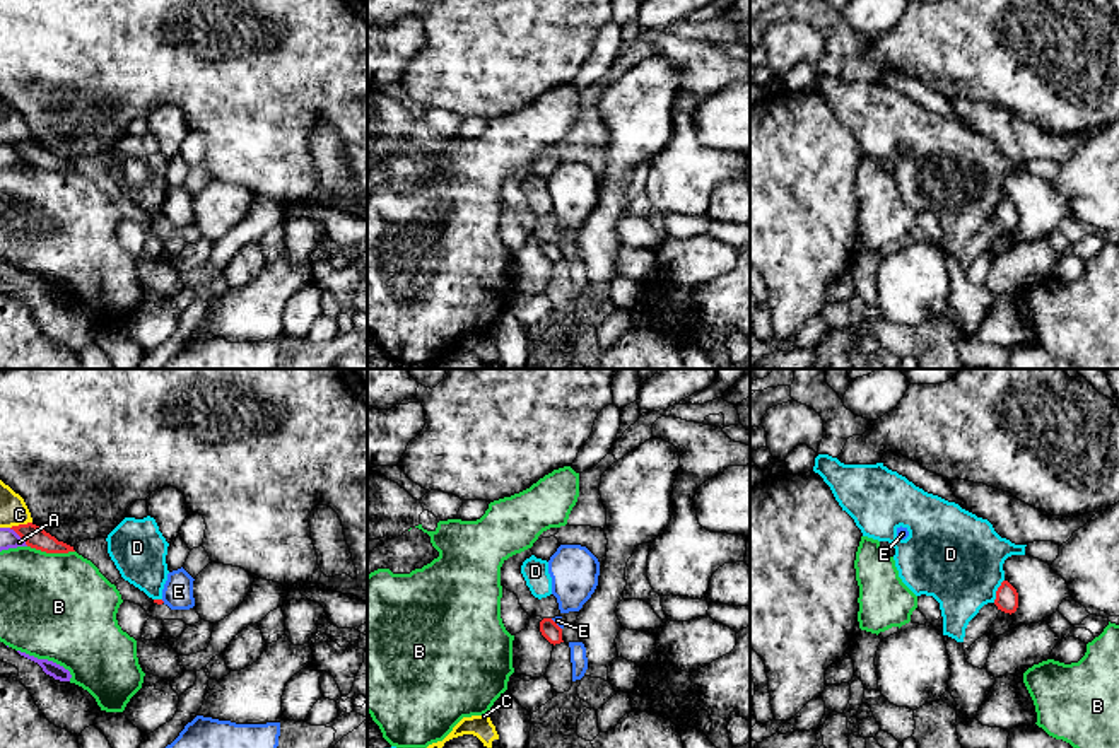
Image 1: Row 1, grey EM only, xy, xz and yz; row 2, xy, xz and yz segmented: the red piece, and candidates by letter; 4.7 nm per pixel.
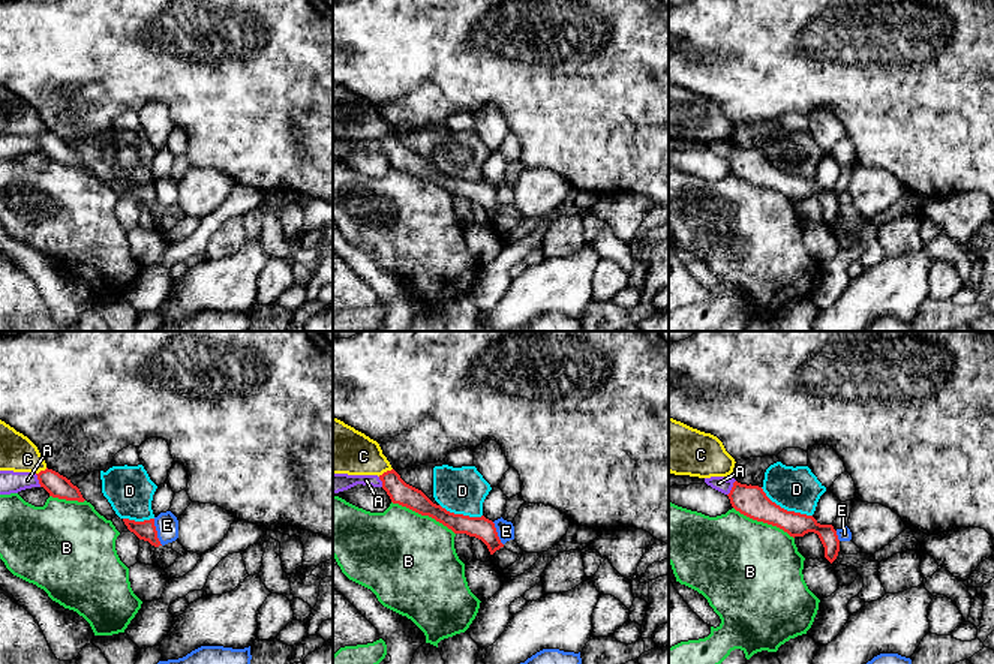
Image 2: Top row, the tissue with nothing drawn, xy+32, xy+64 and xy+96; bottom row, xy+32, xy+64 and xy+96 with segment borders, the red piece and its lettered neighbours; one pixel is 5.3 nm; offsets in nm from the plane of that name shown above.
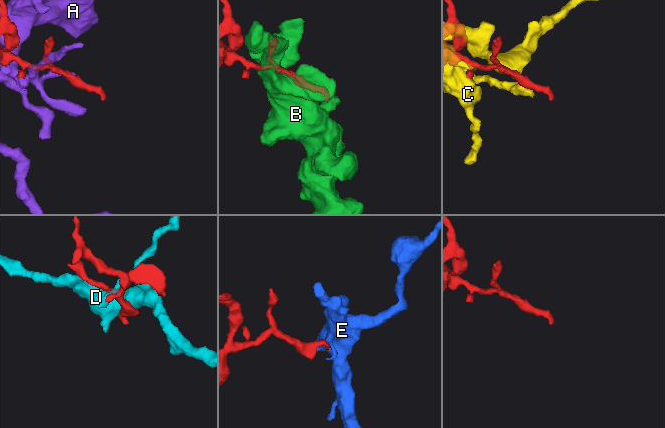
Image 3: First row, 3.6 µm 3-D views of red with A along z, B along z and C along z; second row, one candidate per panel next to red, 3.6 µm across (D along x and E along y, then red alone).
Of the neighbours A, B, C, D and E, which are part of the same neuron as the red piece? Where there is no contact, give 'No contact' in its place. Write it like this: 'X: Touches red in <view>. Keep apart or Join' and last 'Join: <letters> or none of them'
A: Touches red in xy. Keep apart
B: Touches red in xy. Keep apart
C: Touches red in xy. Keep apart
D: Touches red in yz. Keep apart
E: Touches red in xz. Keep apart
Join: none of them

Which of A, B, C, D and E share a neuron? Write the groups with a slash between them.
A / B / C / D / E

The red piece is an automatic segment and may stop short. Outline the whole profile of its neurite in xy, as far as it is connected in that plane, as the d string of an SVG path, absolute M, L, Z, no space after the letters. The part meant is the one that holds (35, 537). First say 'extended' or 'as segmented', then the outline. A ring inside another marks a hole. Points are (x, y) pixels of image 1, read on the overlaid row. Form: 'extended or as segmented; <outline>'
as segmented; M32 523L12 526L10 529L14 529L31 548L36 548L36 550L41 550L46 553L75 552L73 546L70 546L63 541L58 541L55 536L51 536L43 528L39 528Z

